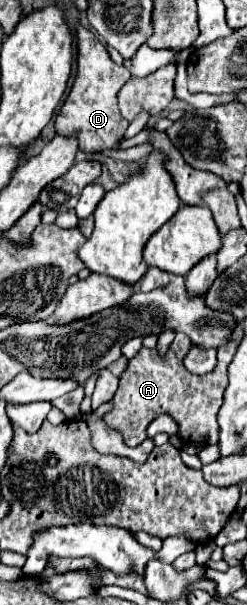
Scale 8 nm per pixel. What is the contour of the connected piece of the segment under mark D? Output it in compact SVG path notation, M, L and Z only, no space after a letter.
M77 25L77 43L79 43L79 59L77 59L77 77L73 89L63 103L61 111L55 117L55 131L59 135L79 135L79 149L87 155L101 153L103 149L119 149L119 143L129 127L129 121L123 119L117 105L119 89L131 79L131 73L117 65L109 53L105 43L101 43L89 29Z

